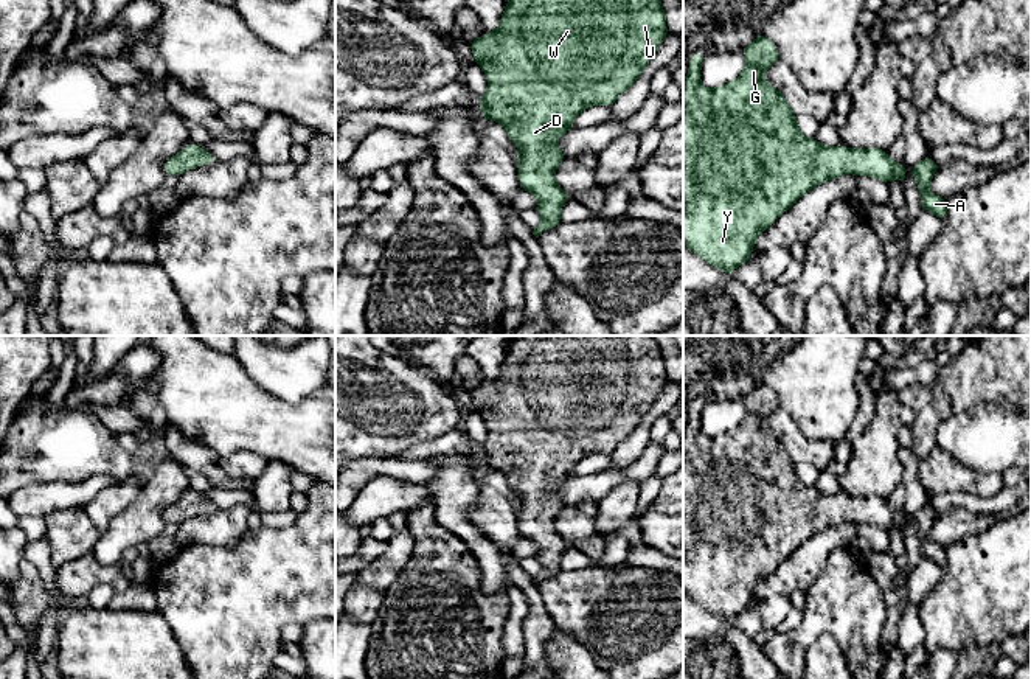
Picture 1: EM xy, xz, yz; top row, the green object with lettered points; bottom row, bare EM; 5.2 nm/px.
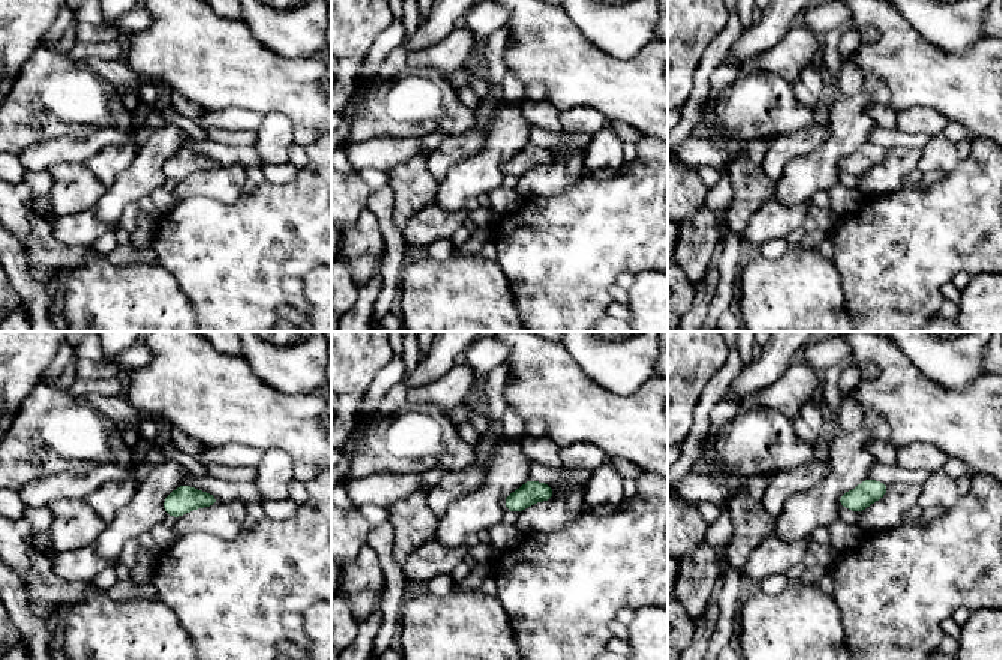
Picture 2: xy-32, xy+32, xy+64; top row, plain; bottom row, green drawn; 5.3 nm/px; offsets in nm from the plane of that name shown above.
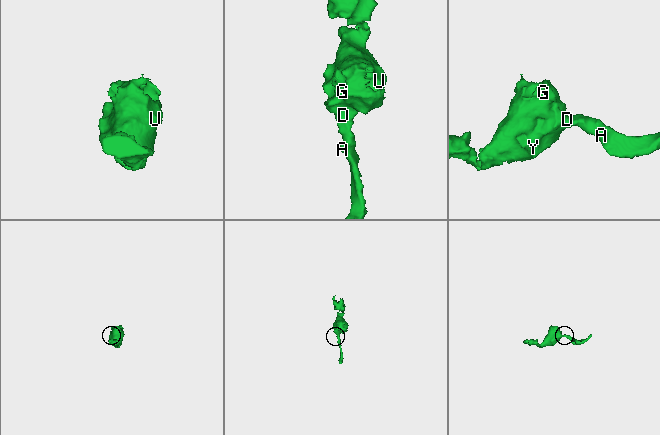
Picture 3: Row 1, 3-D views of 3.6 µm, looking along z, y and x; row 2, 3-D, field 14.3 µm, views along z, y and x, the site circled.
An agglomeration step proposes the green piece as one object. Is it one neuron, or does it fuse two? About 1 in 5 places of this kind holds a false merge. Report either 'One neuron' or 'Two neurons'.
One neuron

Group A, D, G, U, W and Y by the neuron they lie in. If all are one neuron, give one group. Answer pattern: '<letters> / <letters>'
A D G U W Y

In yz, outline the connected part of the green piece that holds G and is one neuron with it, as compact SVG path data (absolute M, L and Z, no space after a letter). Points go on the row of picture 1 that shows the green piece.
M758 33L756 39L742 51L745 67L734 81L713 90L703 87L700 68L705 53L693 53L683 81L683 245L708 264L719 267L725 275L731 275L738 266L744 264L752 256L758 235L815 185L837 179L845 172L871 176L885 183L899 179L904 185L907 174L904 163L894 163L888 151L829 148L815 138L804 137L798 131L797 115L783 93L762 79L764 71L781 61L775 44Z

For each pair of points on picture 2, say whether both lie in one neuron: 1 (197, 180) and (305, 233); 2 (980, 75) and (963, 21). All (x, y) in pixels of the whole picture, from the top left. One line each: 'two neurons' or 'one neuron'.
1: two neurons
2: two neurons

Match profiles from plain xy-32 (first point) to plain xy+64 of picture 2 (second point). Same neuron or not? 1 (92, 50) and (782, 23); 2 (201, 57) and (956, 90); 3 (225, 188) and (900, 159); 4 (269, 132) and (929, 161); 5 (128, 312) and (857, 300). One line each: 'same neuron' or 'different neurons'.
1: different neurons
2: same neuron
3: same neuron
4: same neuron
5: different neurons

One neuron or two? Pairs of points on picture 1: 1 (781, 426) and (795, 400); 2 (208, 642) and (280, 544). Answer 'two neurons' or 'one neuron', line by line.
1: two neurons
2: one neuron

